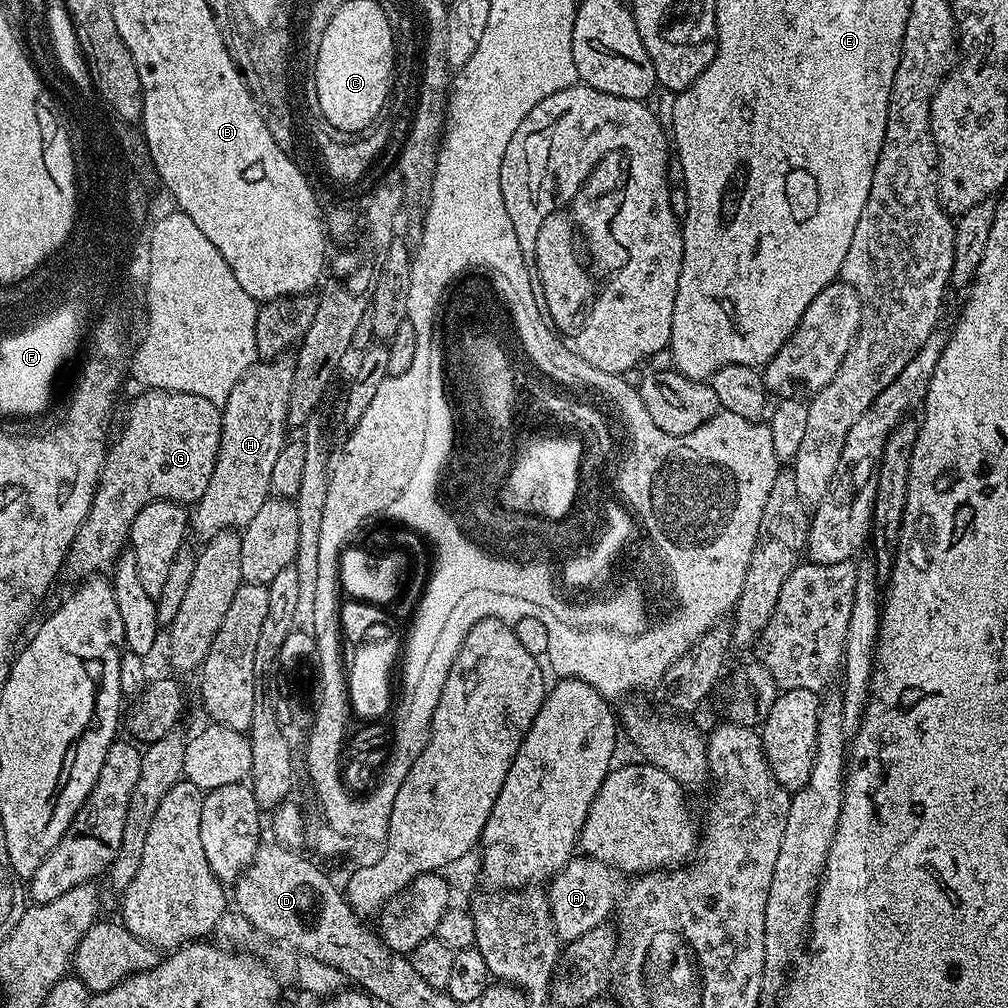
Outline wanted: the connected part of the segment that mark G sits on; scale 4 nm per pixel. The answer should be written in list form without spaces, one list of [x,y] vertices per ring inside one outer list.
[[[161,388],[141,393],[128,408],[128,417],[124,420],[120,437],[111,441],[100,471],[100,485],[92,496],[90,510],[64,559],[63,575],[68,575],[75,582],[107,573],[115,565],[120,553],[125,551],[130,526],[134,518],[138,518],[138,510],[142,510],[142,506],[155,500],[192,506],[202,498],[202,494],[206,494],[206,486],[210,486],[210,474],[214,474],[214,462],[222,442],[221,405],[198,398],[198,394],[167,392]]]

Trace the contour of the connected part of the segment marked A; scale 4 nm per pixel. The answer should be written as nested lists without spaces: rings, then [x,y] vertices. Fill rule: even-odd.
[[[583,854],[573,855],[567,866],[551,877],[552,888],[547,889],[547,894],[552,905],[552,921],[561,942],[582,938],[582,934],[601,927],[611,912],[613,915],[622,892],[620,880],[621,873],[611,864],[603,864]]]

